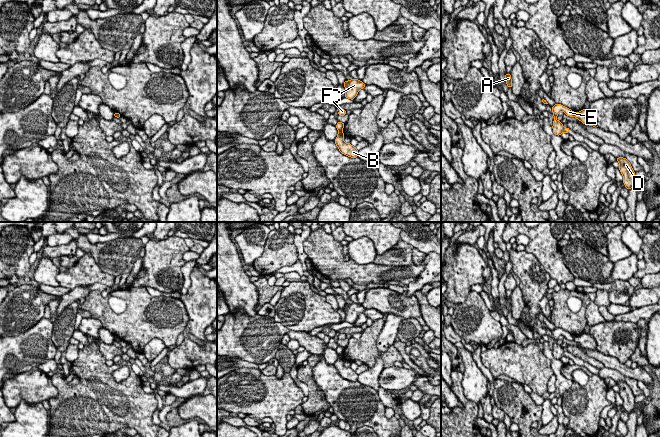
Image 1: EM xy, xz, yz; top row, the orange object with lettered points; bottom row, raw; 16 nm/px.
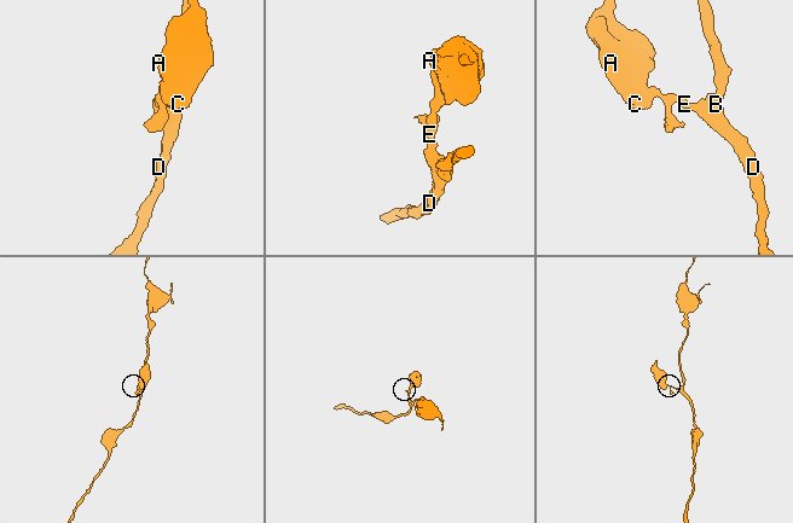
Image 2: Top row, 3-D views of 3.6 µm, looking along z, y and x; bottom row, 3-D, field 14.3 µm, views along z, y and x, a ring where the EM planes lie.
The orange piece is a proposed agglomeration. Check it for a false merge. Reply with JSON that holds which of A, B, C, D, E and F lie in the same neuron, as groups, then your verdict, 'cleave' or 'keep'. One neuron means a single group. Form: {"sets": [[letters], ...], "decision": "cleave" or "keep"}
{"sets": [["A", "C", "E", "F"], ["B", "D"]], "decision": "cleave"}

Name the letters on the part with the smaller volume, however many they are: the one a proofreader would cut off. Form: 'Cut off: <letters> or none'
Cut off: A, C, E, F

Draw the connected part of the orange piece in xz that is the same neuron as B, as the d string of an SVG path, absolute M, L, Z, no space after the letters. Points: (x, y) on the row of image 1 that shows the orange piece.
M338 131L337 138L334 140L335 144L341 153L348 157L356 158L358 155L358 150L350 143L345 143L344 137L343 131Z

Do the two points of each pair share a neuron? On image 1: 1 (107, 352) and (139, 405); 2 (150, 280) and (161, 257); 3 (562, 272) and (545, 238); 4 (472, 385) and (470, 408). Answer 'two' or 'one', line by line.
1: two
2: one
3: one
4: two

